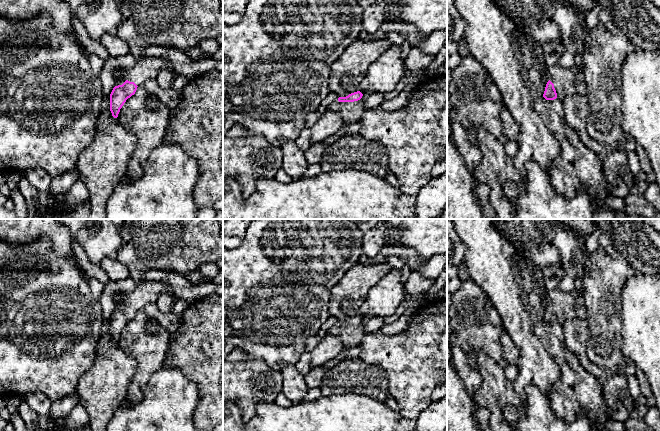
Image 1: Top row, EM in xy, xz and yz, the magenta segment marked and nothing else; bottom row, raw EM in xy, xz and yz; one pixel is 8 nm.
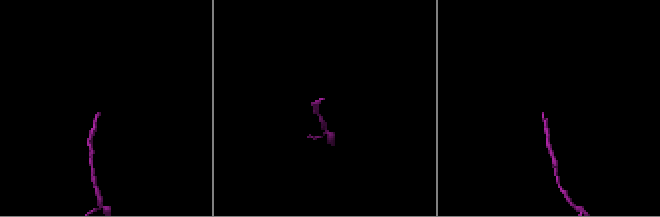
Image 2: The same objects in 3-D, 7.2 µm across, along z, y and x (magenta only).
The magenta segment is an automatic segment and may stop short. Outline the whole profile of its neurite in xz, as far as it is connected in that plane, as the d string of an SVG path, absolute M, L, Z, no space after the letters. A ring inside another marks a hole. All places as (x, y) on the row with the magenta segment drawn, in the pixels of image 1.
M357 91L346 97L339 97L337 102L330 104L328 110L339 113L346 123L359 122L366 110L363 96L365 95Z

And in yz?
M557 64L549 68L548 73L549 81L543 94L546 100L554 100L557 97L562 100L576 92L575 75L571 69Z

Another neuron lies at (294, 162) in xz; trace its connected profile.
M288 141L280 148L283 153L282 168L284 171L292 179L298 179L302 177L310 165L305 157L305 153L298 148L295 141Z

